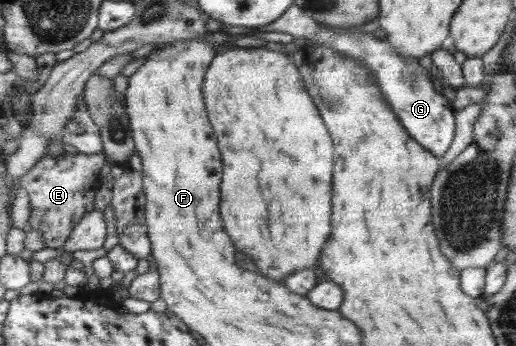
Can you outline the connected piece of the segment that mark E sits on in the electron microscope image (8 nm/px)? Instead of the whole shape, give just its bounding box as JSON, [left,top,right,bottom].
[20,153,106,248]

